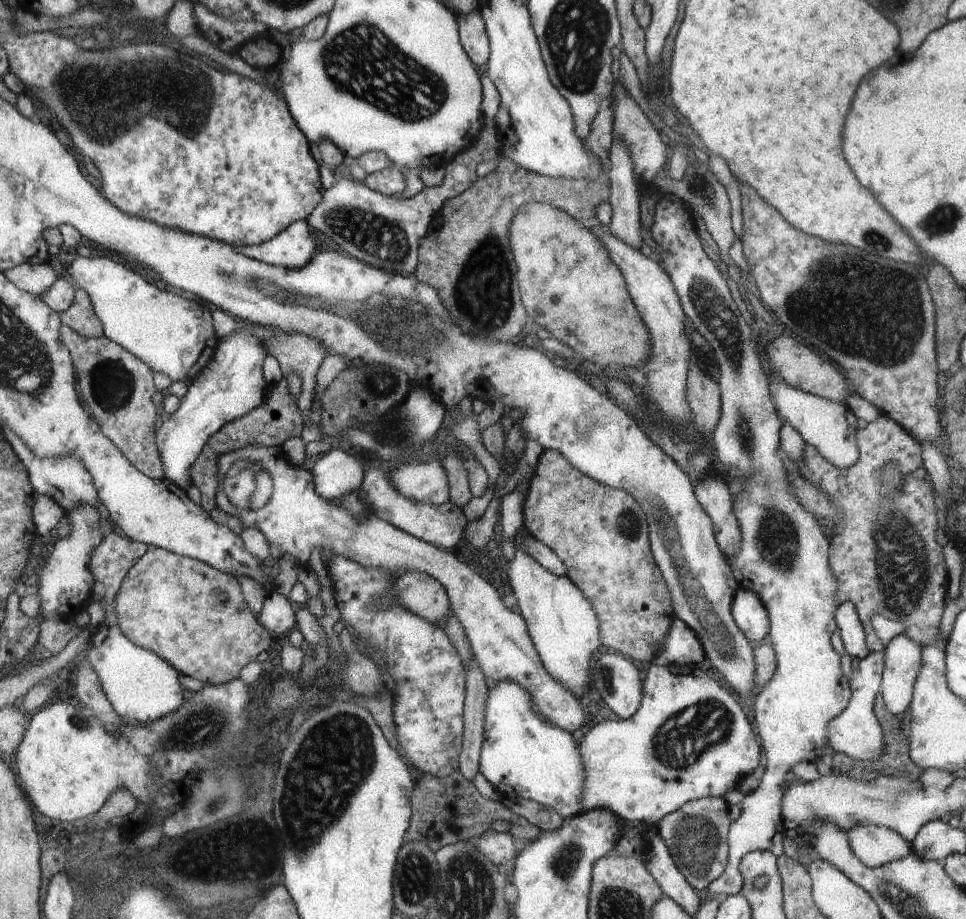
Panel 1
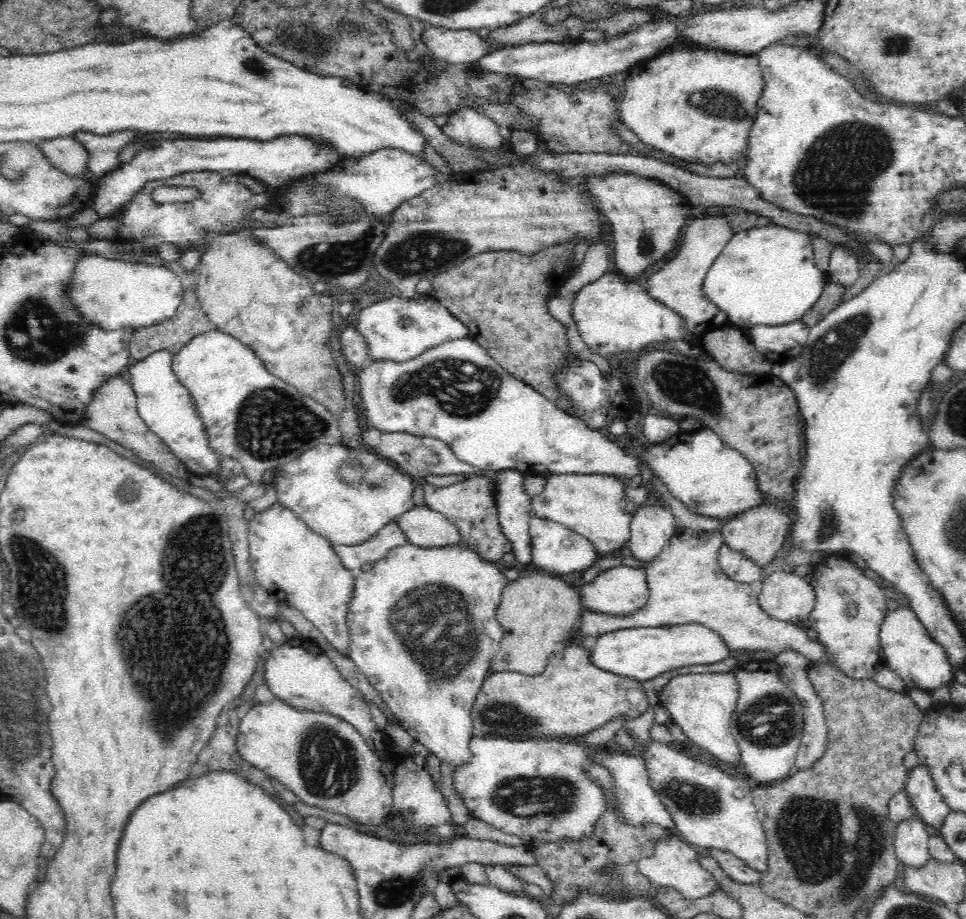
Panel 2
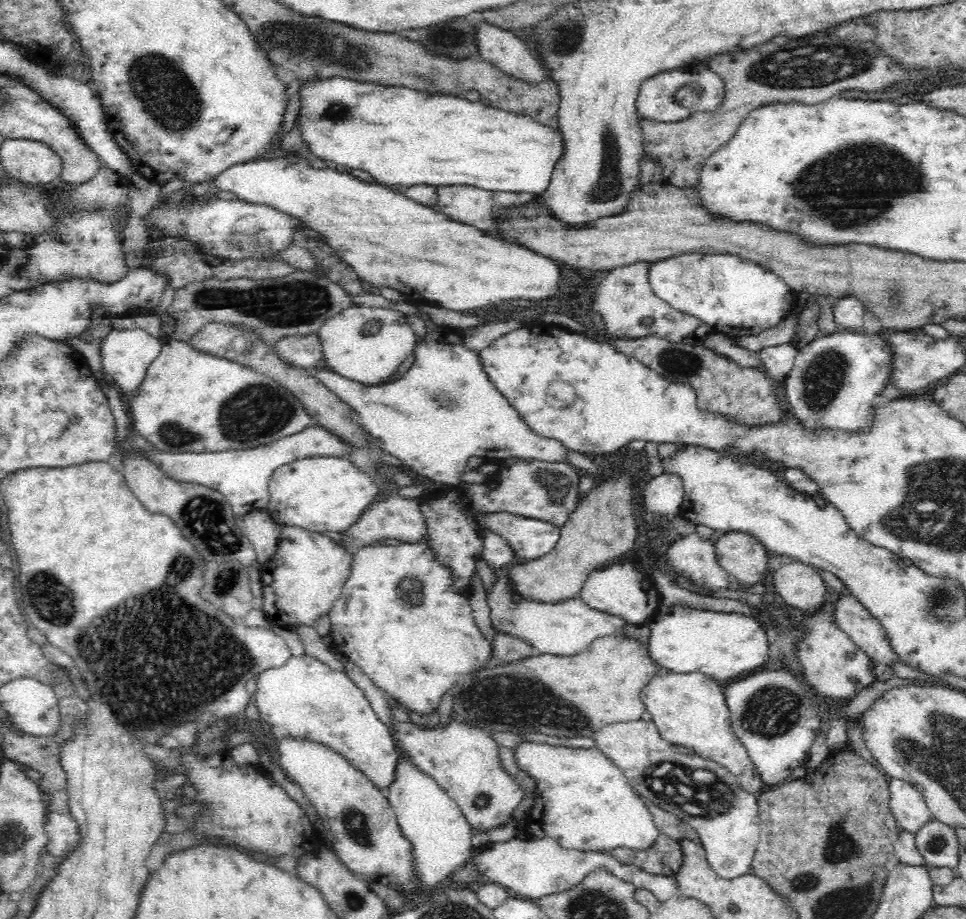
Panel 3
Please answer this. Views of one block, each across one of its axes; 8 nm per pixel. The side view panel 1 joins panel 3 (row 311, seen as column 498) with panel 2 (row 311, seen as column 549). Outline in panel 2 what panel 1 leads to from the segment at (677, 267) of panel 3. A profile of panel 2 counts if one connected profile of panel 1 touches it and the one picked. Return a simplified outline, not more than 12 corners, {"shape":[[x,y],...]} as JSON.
{"shape":[[736,233],[704,295],[746,332],[802,319],[829,278],[809,234]]}

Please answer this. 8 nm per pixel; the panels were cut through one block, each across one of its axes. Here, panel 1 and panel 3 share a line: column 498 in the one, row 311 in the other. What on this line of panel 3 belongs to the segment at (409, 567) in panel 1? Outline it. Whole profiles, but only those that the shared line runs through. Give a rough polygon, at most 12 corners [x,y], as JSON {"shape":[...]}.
{"shape":[[651,264],[610,271],[592,297],[618,338],[702,344],[710,328],[658,298]]}

